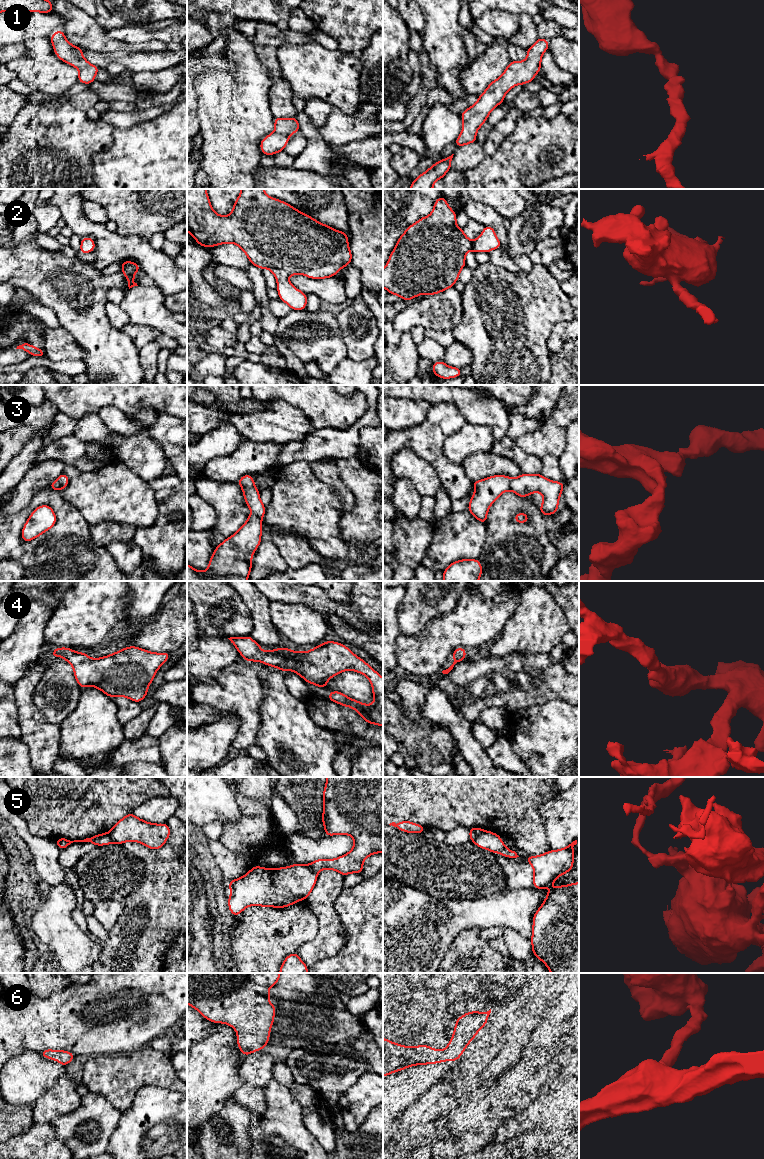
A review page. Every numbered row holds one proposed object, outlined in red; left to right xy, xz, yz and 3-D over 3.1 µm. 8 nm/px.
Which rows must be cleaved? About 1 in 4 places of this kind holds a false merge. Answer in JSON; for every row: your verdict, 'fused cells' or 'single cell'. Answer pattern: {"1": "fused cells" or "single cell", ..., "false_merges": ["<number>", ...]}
{"1": "single cell", "2": "single cell", "3": "fused cells", "4": "single cell", "5": "fused cells", "6": "single cell", "false_merges": ["3", "5"]}

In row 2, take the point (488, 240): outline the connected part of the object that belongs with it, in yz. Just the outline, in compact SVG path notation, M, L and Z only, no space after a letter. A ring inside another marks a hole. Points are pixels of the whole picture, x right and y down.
M440 196L429 216L407 227L383 268L383 287L388 293L398 295L404 301L421 294L435 295L453 287L459 280L459 273L466 266L465 255L468 251L489 253L501 248L493 227L485 226L480 236L472 241L463 229L457 227L456 218L457 214L448 206L446 198Z

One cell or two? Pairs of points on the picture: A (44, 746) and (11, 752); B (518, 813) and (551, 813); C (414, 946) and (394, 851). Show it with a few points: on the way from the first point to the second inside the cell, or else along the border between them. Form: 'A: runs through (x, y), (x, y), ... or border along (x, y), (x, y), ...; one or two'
A: border along (20, 738), (27, 748), (32, 766); two
B: border along (556, 797), (546, 800), (539, 806), (539, 817); two
C: border along (393, 878), (422, 891); two

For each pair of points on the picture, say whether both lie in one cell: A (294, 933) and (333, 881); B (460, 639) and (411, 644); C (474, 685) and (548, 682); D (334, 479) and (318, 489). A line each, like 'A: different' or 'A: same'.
A: different
B: same
C: same
D: different

